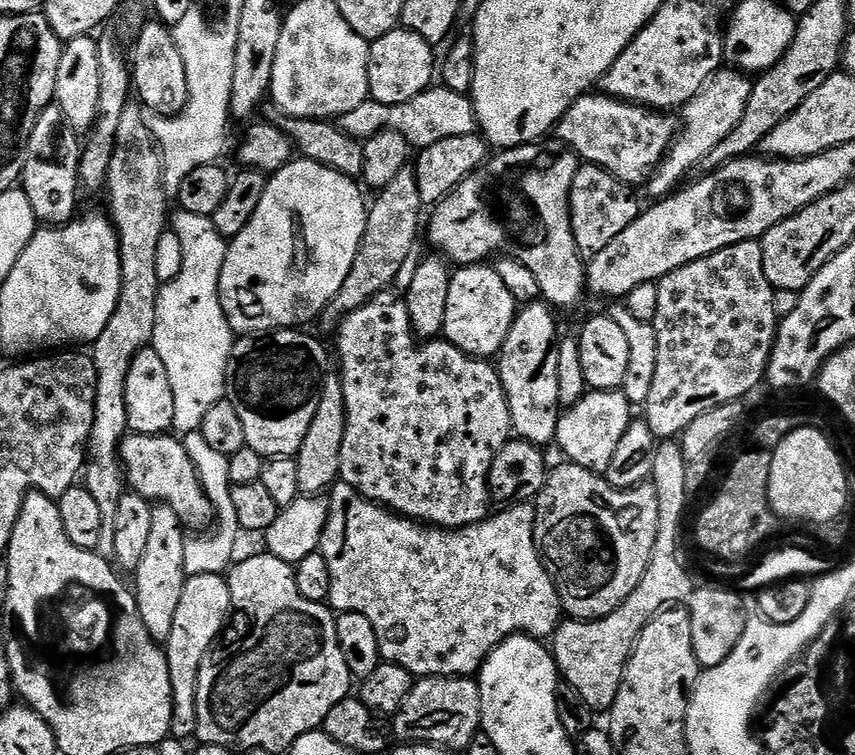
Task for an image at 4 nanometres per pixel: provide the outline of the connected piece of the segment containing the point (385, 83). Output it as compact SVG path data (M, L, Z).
M401 26L368 45L368 95L383 104L410 102L418 94L433 87L437 57L432 57L433 45L427 44L418 34Z

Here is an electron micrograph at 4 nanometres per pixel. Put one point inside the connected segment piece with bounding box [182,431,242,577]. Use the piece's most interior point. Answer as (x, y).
(212, 554)

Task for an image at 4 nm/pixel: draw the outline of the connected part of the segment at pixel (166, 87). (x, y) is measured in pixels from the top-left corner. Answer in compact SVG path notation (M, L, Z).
M163 22L155 23L145 23L144 28L135 37L136 49L130 52L130 77L135 95L140 95L139 103L149 113L157 116L176 116L188 101L186 65L182 62L182 54L178 54L171 27Z

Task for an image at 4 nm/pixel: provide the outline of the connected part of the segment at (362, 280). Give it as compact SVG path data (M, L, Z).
M407 166L399 170L390 184L379 193L376 201L371 201L368 208L368 221L364 231L364 241L360 243L358 254L354 258L354 266L350 266L350 274L346 274L346 282L342 282L342 290L334 294L327 308L320 313L319 323L324 323L329 330L335 329L345 316L354 310L366 306L380 292L389 291L392 283L400 276L404 267L409 267L408 259L416 248L416 235L422 232L422 216L420 211L425 207L418 194L418 178L415 167Z

